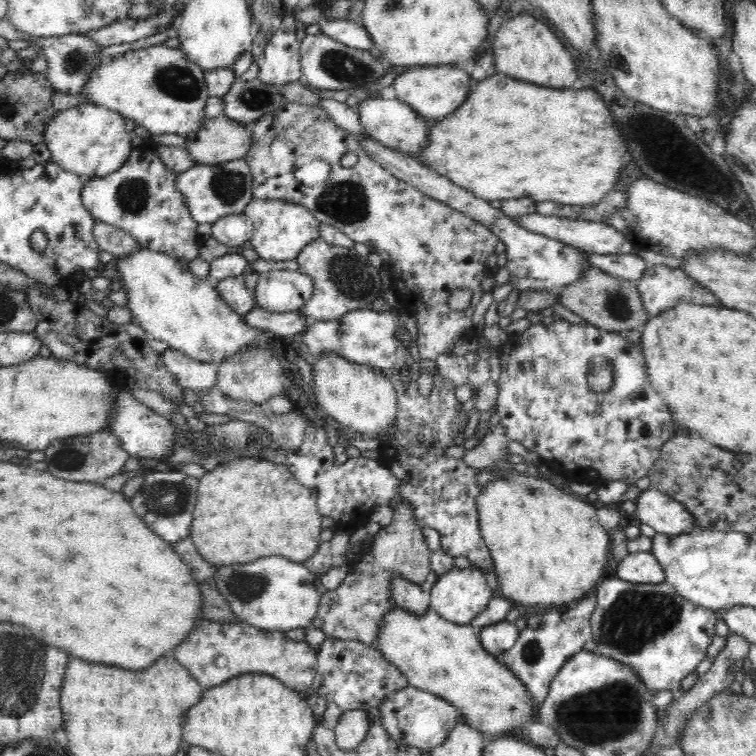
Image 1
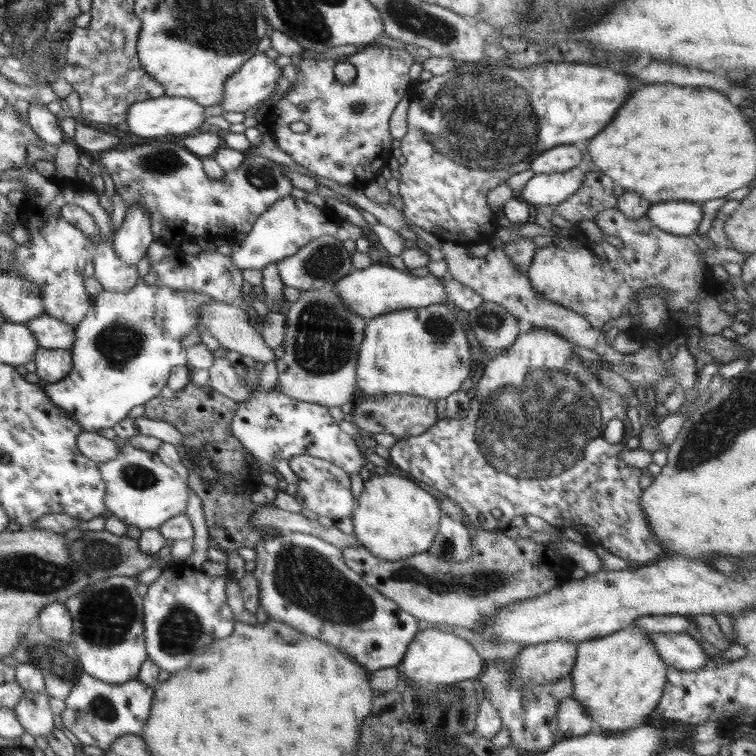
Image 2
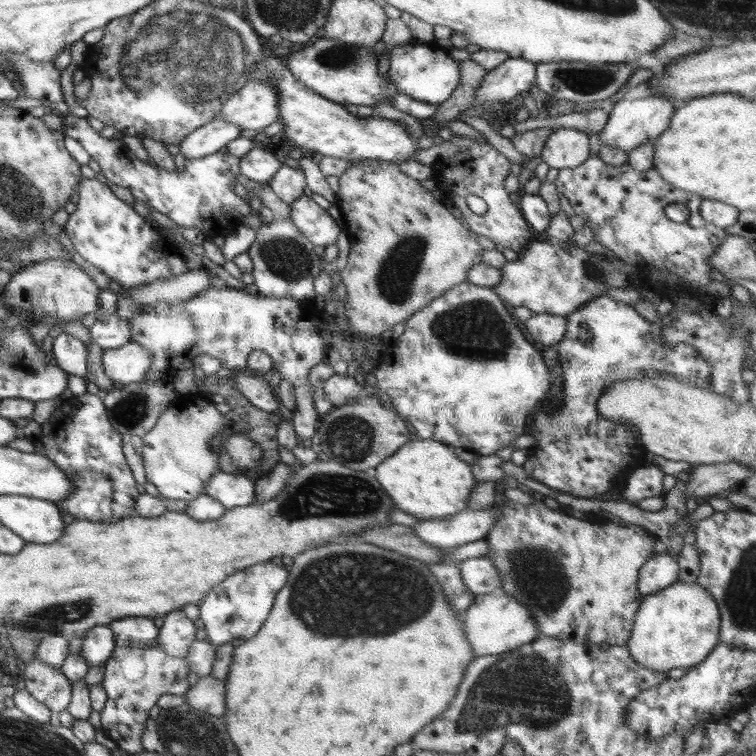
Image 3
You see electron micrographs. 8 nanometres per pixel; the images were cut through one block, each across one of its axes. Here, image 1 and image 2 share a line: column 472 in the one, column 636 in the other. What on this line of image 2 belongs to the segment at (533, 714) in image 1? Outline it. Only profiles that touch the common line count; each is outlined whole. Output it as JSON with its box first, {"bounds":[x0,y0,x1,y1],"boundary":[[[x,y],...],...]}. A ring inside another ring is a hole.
{"bounds":[570,627,669,733],"boundary":[[[636,627],[633,630],[621,629],[598,639],[577,643],[576,662],[570,673],[573,684],[572,697],[586,708],[594,723],[592,733],[624,733],[644,725],[654,716],[656,705],[663,696],[669,666],[660,659],[651,640],[650,634]]]}

